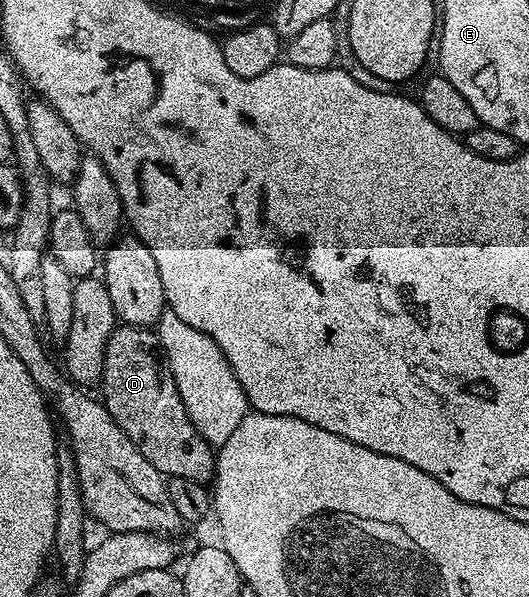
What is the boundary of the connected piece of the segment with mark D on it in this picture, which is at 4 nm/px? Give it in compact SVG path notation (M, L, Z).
M119 324L104 351L101 396L112 419L132 439L132 443L167 478L183 477L203 483L213 482L215 450L199 435L186 414L169 368L163 364L158 335L153 328Z

